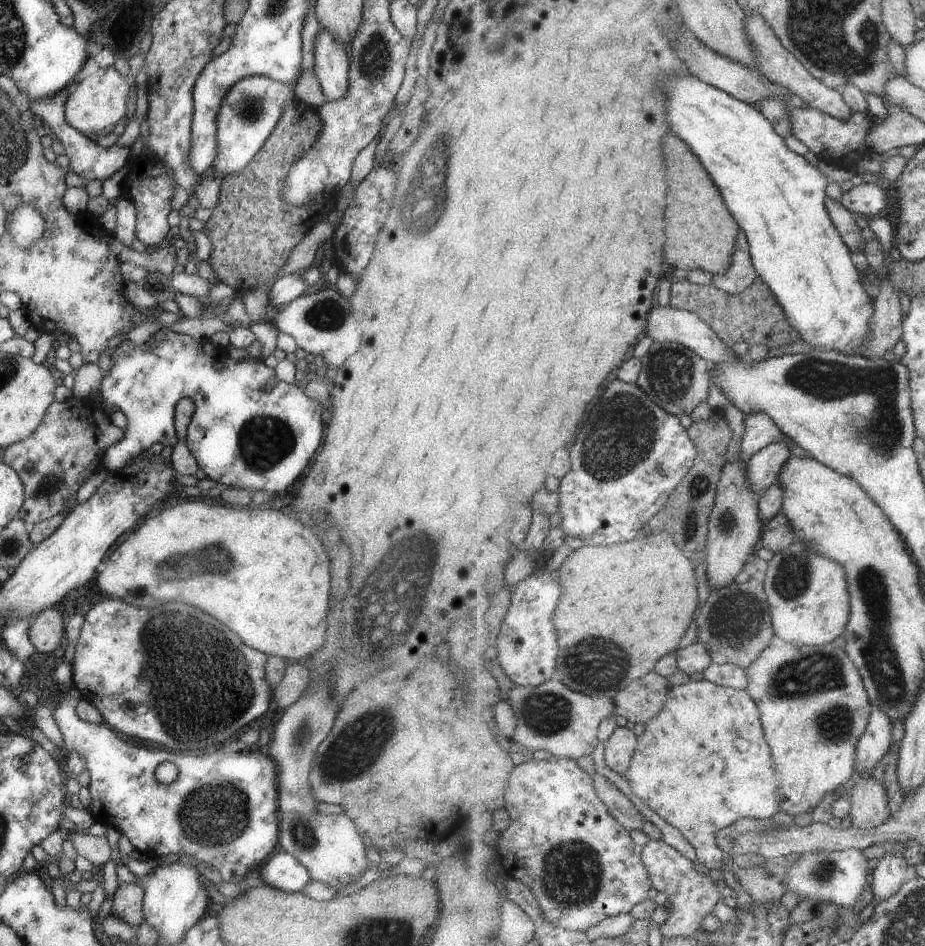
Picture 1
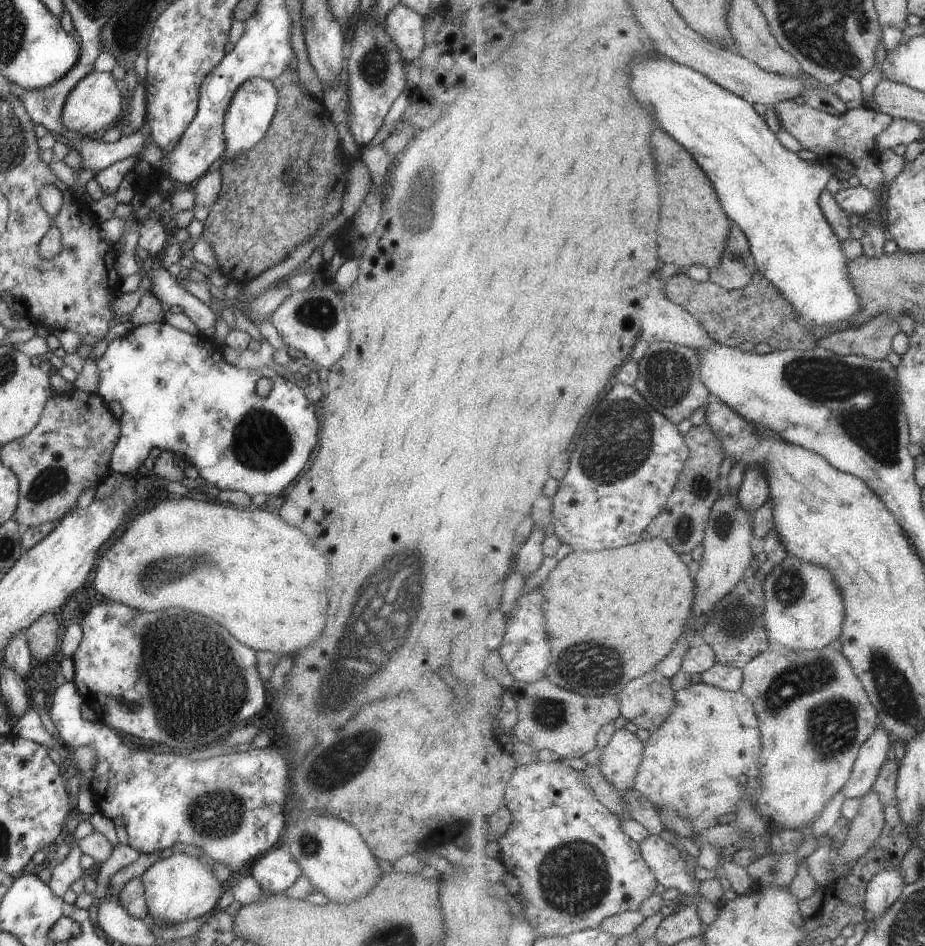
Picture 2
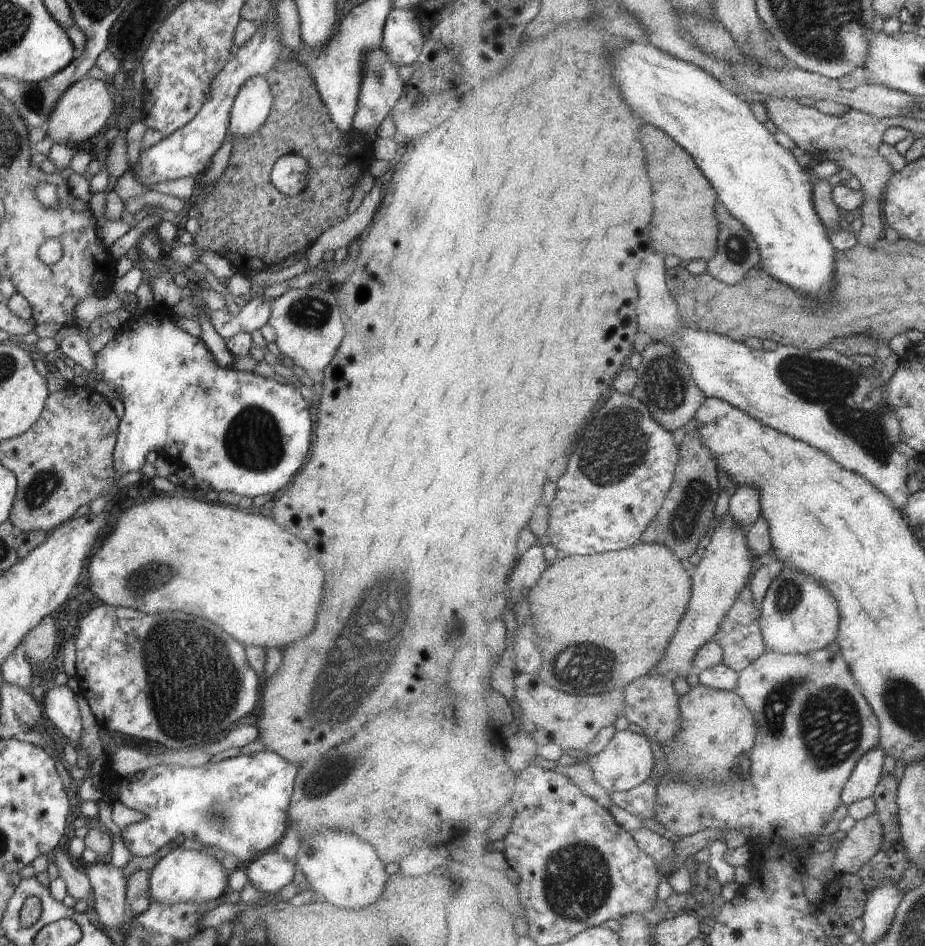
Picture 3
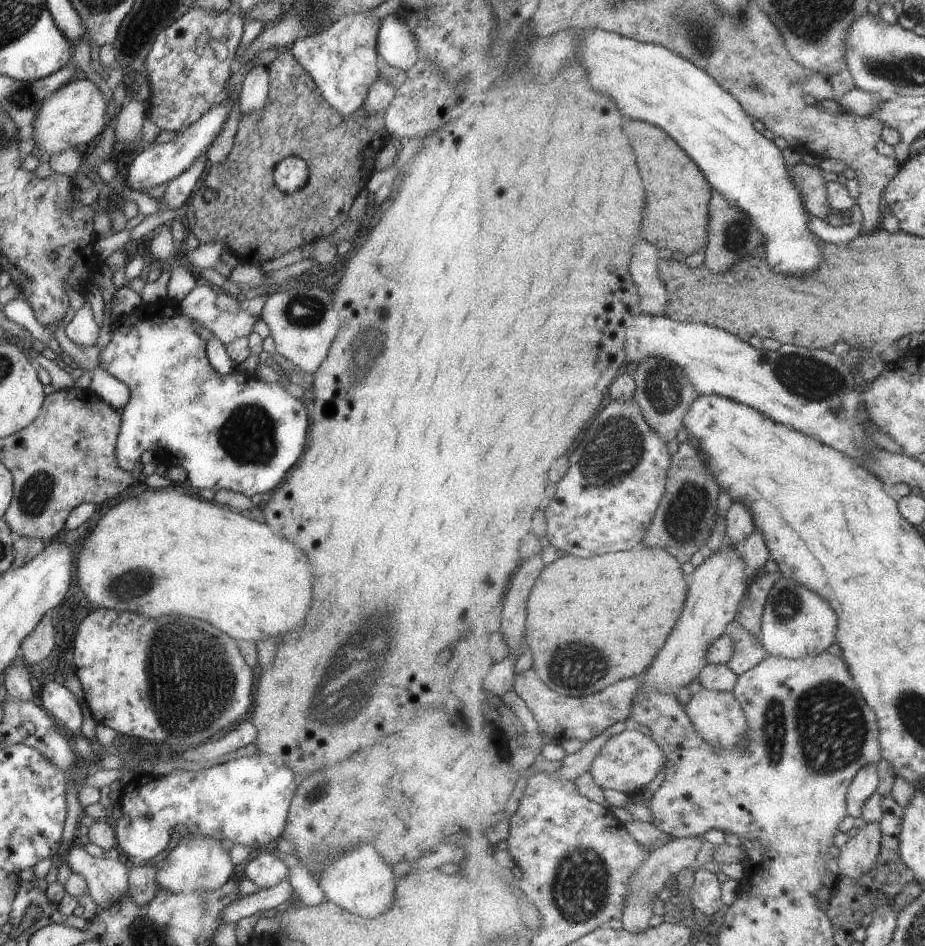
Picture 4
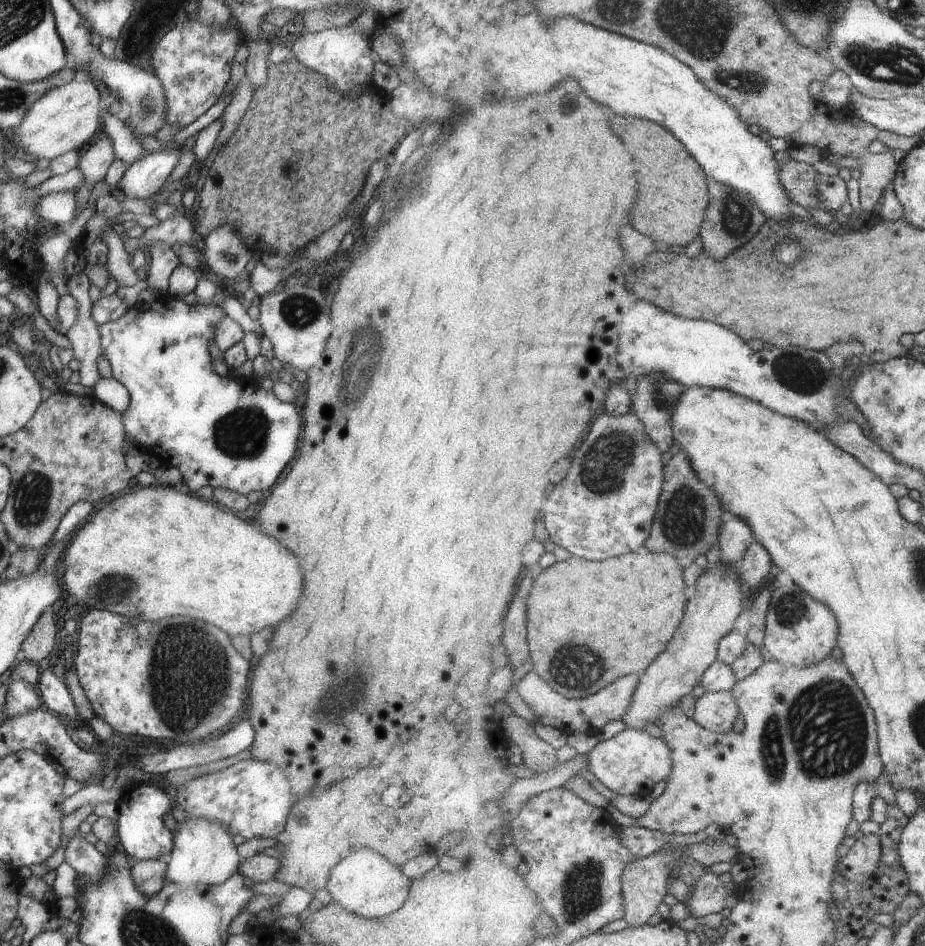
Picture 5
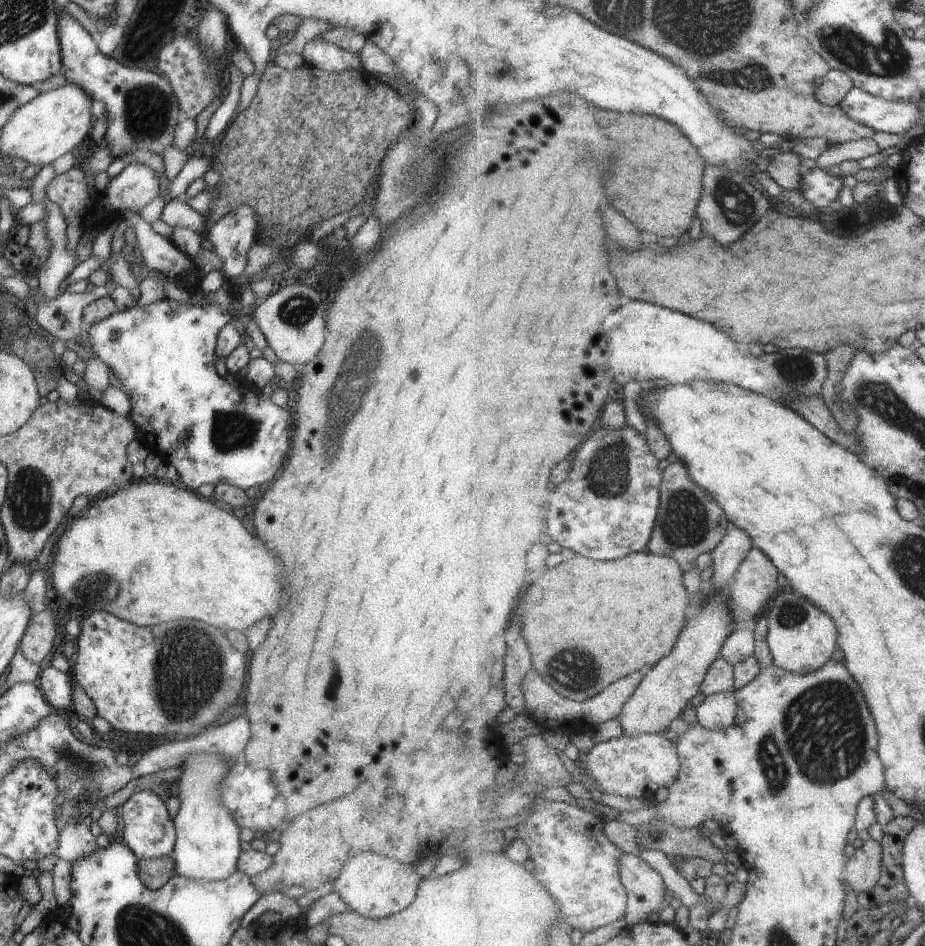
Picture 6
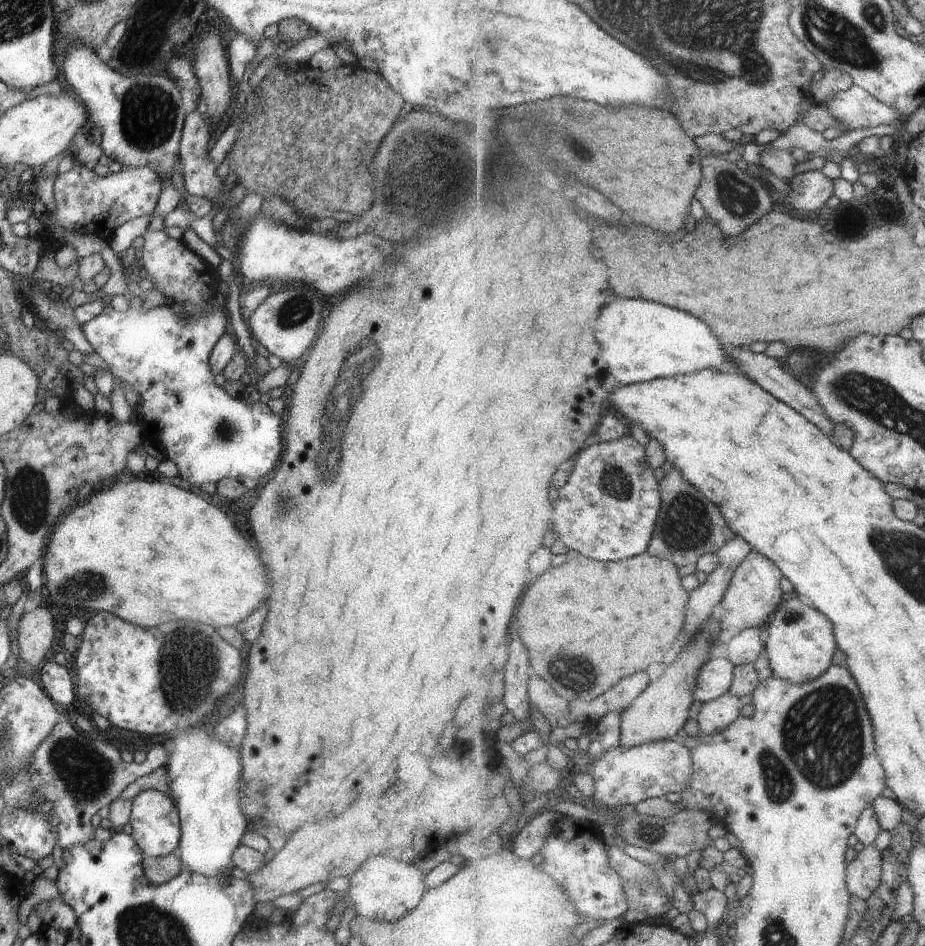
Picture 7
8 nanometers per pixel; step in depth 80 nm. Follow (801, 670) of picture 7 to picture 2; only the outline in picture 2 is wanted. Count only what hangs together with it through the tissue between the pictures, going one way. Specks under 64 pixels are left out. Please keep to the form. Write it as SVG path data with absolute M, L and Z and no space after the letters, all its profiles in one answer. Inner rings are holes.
M788 556L781 564L773 566L764 582L765 628L769 642L775 647L785 647L792 651L816 651L828 647L839 639L846 620L846 606L840 589L835 586L831 574L797 557Z

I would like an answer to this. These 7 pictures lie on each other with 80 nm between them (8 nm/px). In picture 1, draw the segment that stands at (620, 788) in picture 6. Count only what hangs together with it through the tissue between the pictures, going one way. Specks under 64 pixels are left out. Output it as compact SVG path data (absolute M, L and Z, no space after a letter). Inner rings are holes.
M617 727L604 744L604 760L620 776L629 770L638 745L638 737L629 728Z

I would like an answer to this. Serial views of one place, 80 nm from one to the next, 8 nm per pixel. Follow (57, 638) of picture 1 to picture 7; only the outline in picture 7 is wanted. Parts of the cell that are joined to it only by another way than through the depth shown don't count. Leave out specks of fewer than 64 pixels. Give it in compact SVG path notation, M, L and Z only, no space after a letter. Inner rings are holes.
M39 605L19 617L13 638L19 647L18 658L25 664L35 668L45 658L55 636L53 622L51 612Z

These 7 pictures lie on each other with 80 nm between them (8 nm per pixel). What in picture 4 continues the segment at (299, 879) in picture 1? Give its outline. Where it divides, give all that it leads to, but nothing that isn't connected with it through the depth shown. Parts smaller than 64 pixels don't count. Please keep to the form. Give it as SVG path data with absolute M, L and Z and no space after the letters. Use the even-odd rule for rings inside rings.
M262 849L239 868L240 877L250 880L259 889L276 885L288 875L283 861L269 854L268 849Z

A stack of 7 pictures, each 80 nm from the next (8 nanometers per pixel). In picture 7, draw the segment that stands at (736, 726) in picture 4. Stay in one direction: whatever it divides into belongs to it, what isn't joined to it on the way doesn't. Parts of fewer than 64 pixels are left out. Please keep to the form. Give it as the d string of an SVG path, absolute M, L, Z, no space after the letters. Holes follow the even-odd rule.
M730 692L718 699L703 703L697 716L700 729L705 735L717 735L729 728L741 712L741 700Z

